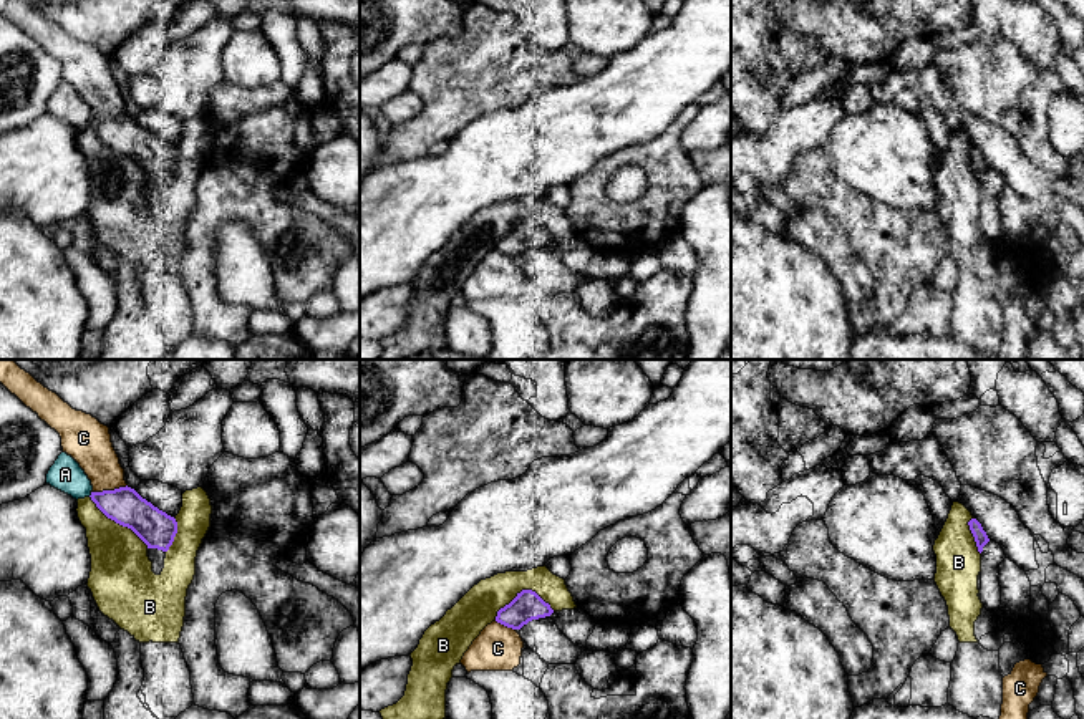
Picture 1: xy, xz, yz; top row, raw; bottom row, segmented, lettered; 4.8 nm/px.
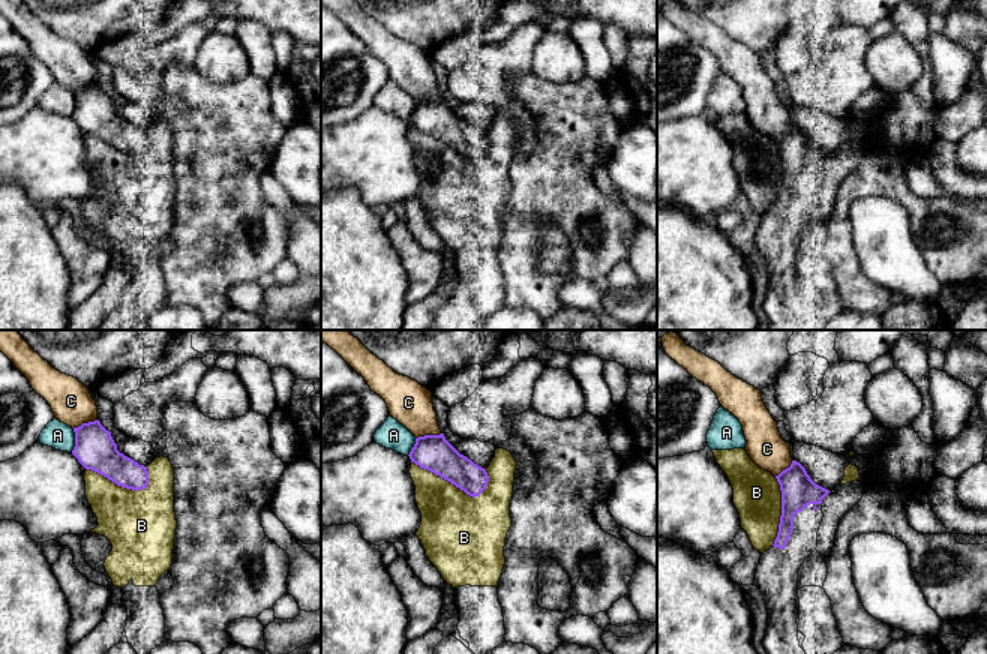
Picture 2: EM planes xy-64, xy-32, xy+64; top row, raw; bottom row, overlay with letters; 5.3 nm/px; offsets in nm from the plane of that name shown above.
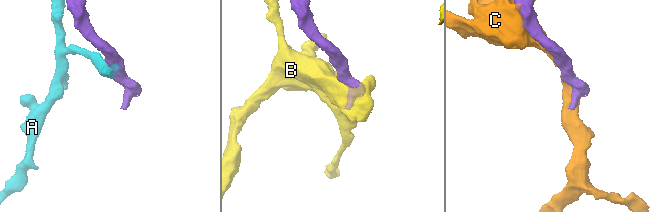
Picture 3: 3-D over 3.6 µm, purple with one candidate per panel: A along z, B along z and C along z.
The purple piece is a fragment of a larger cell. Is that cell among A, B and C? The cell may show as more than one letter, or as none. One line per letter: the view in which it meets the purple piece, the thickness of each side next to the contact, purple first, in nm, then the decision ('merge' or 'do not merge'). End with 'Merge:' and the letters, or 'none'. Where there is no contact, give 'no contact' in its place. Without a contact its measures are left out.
A: xy | 180/160 nm | do not merge
B: xz | 150/190 nm | do not merge
C: xy | 180/220 nm | do not merge
Merge: none

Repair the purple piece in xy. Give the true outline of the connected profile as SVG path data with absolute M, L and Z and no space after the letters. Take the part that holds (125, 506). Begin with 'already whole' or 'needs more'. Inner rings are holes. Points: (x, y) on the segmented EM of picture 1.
needs more | M128 485L91 492L90 497L108 519L131 528L148 545L152 572L161 575L166 552L177 533L176 519L154 507Z

